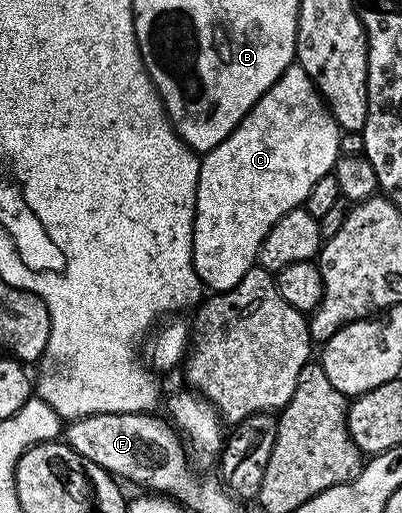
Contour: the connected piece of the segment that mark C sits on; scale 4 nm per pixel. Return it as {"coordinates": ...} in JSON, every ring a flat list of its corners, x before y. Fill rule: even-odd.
{"coordinates":[[297,63,291,64,277,83,248,111,243,122,217,147,202,154,197,179,195,226,193,227,193,267,202,283,211,293,224,293,257,265,259,248,277,223,289,211,306,202,313,183,335,168,339,152,341,130,327,108,322,95]]}

